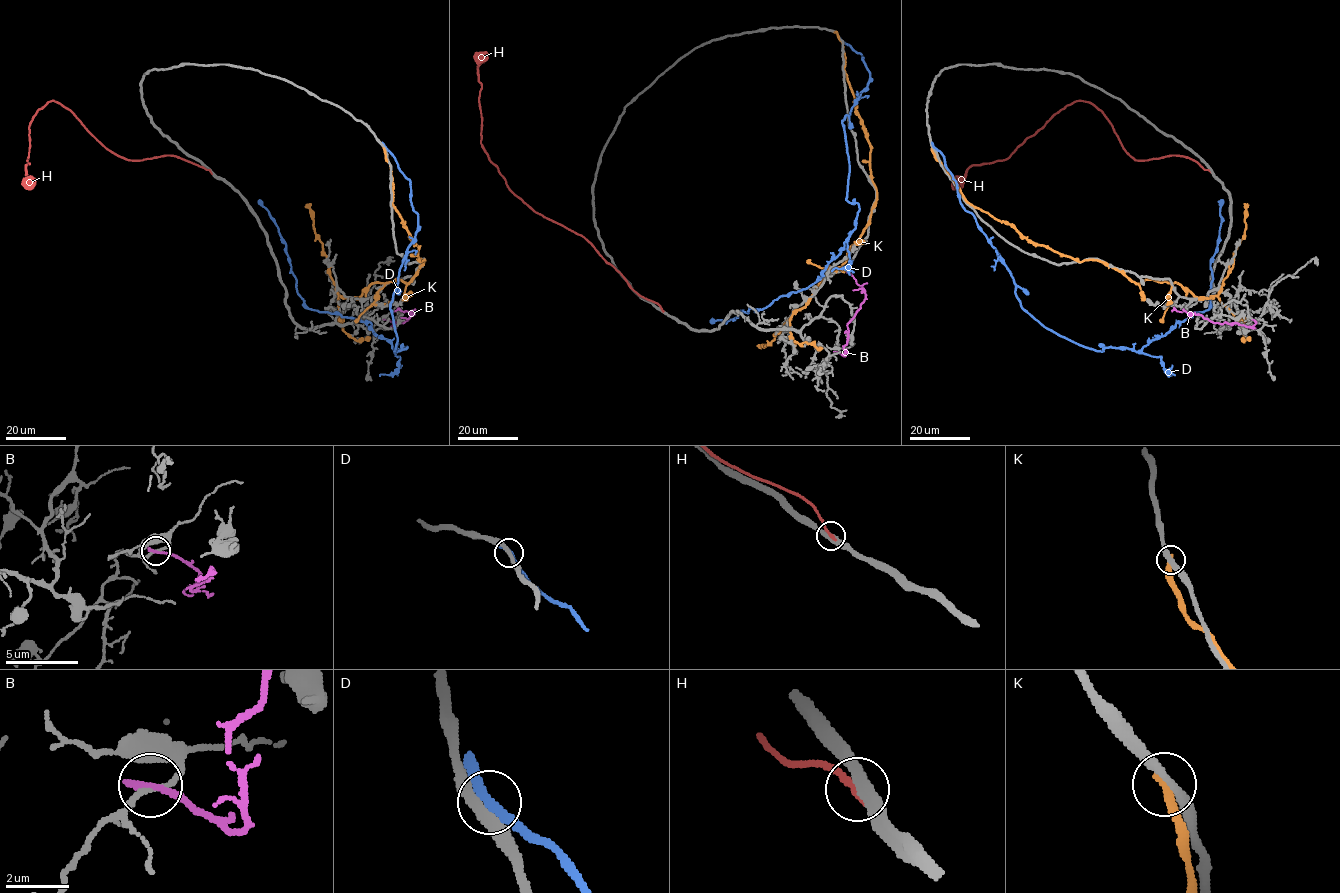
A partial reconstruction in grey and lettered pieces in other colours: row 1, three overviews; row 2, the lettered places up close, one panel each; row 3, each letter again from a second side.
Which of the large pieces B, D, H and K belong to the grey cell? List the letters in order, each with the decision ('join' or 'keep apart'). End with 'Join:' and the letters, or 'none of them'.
B: keep apart
D: keep apart
H: join
K: keep apart
Join: H

